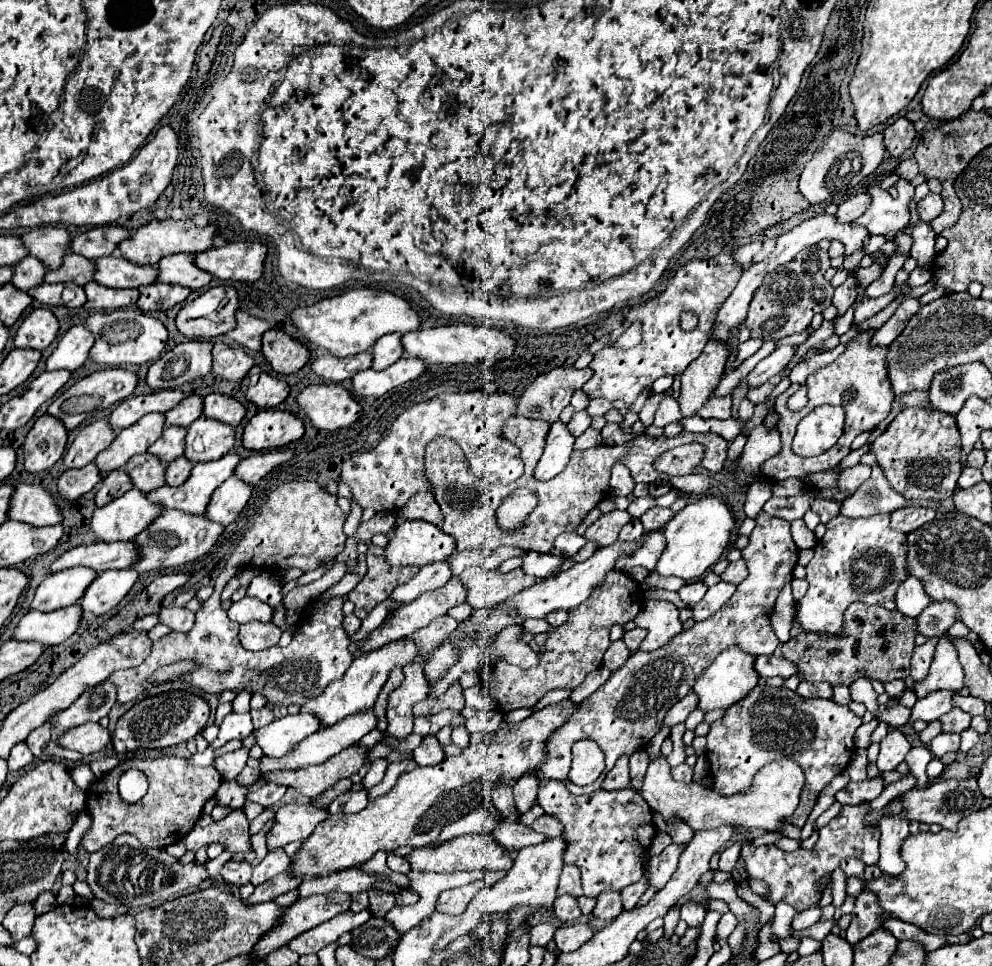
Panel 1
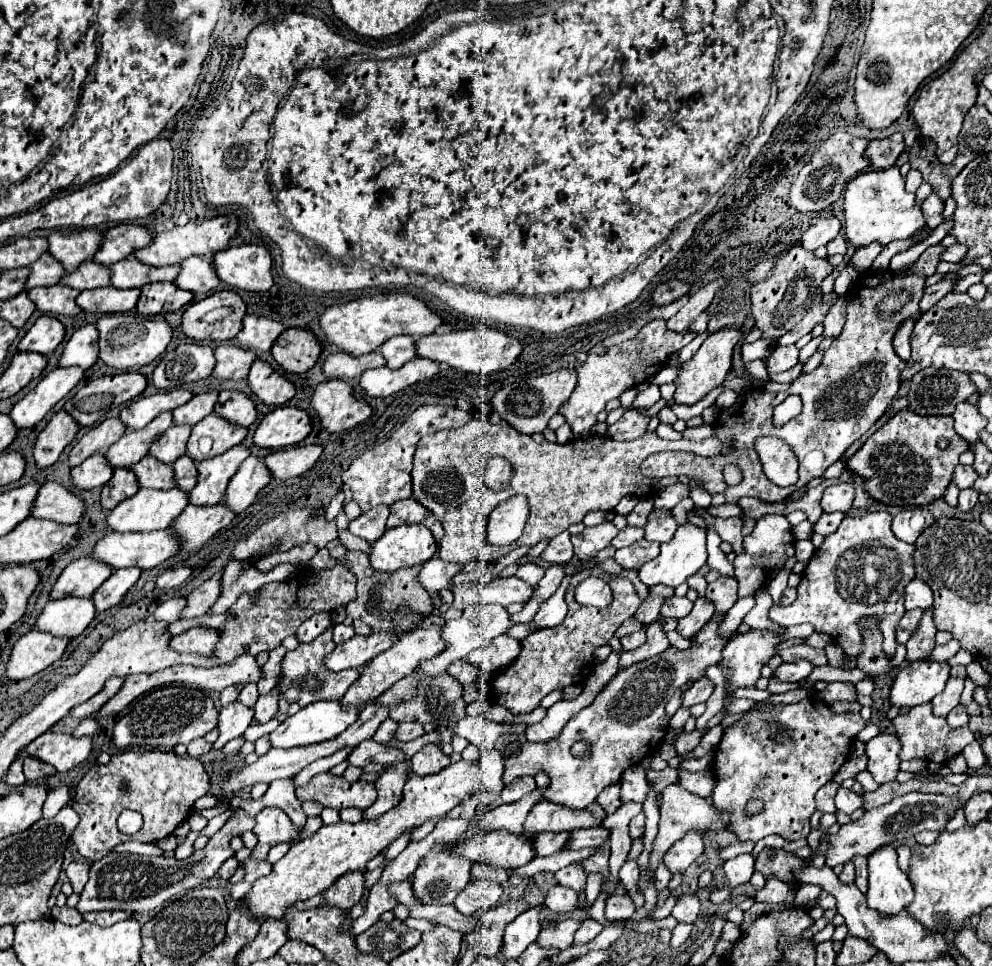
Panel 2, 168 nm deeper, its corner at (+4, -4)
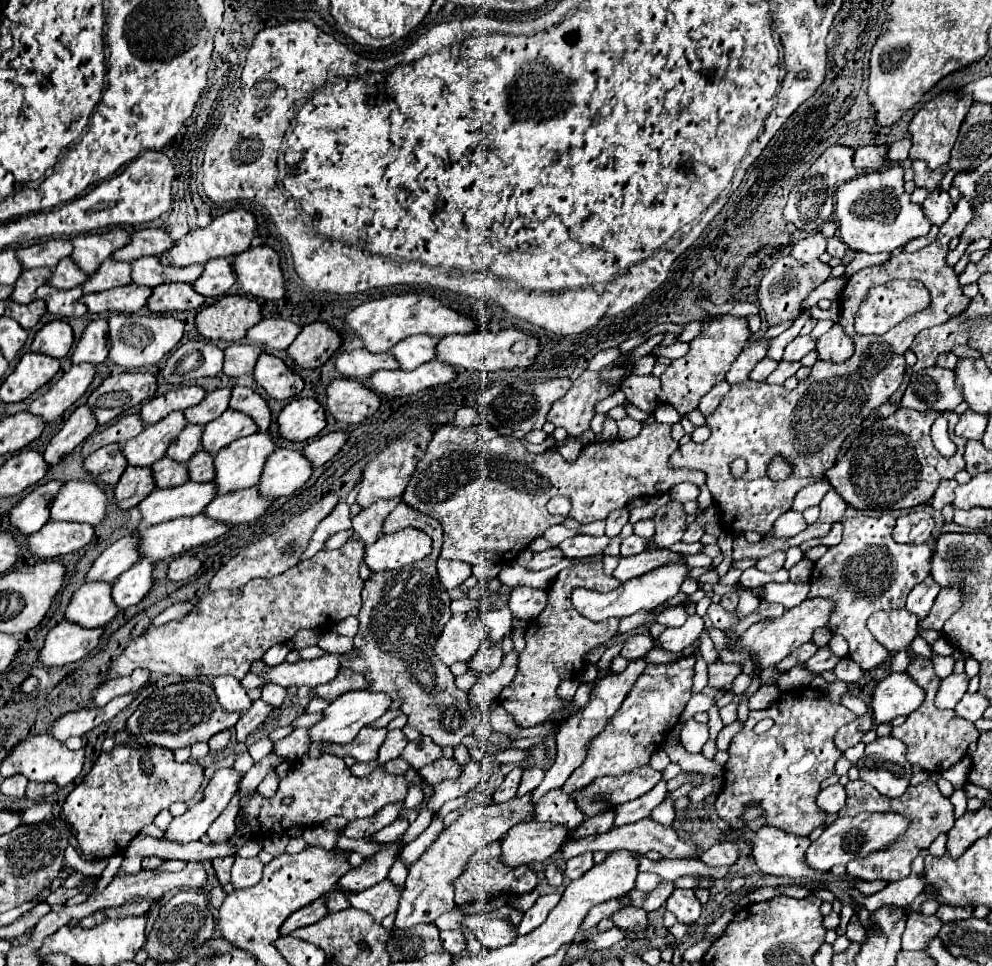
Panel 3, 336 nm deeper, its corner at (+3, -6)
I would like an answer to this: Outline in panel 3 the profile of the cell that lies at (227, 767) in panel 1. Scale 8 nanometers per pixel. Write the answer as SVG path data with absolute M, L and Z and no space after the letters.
M263 738L263 740L259 740L254 744L251 744L248 749L248 753L255 762L258 762L261 758L265 758L265 756L273 750L273 746L275 746L275 742L273 742L273 740Z

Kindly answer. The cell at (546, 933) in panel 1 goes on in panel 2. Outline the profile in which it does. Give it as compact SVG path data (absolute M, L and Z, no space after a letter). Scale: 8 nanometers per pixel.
M566 918L562 922L556 922L554 926L546 926L540 930L540 936L536 938L536 942L542 946L542 948L556 948L556 950L564 950L572 944L572 938L574 938L574 932L576 928L580 926L582 918L580 920L572 920L572 918Z

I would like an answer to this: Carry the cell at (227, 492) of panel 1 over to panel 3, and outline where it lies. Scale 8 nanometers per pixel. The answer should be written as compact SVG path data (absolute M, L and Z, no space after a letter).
M279 448L269 456L257 486L263 496L275 500L299 490L311 478L311 474L313 466L307 462L301 450Z

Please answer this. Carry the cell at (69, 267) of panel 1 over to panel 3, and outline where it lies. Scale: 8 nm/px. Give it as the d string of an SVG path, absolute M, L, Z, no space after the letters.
M107 258L101 264L101 268L81 286L81 290L89 294L89 292L111 290L111 288L125 286L125 284L131 284L131 264Z

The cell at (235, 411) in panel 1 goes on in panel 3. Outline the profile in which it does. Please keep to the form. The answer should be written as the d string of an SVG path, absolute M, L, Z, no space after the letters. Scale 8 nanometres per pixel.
M243 386L233 388L233 398L231 398L229 406L233 410L249 414L257 422L259 430L267 430L271 426L271 410L269 410L267 402L251 388L243 388Z

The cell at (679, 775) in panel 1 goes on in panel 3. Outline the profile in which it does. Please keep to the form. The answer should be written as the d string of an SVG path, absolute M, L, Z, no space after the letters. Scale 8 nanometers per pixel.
M641 766L629 774L621 774L621 778L597 778L593 786L577 790L577 794L573 794L573 802L587 818L597 816L647 794L659 780L661 772L651 766Z

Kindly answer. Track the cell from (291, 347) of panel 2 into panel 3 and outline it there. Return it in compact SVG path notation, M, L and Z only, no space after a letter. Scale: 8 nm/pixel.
M315 322L299 332L287 352L301 368L319 368L333 356L341 342L341 334L333 326Z

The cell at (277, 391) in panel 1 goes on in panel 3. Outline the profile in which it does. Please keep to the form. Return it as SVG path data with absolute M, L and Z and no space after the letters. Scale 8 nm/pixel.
M267 352L259 356L253 374L257 384L261 384L275 400L295 398L303 390L303 378L291 372L281 358Z

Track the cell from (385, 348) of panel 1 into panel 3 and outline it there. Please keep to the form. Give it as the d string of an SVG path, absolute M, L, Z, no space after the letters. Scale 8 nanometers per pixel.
M413 336L413 338L405 338L403 342L395 344L389 354L393 354L397 358L397 362L401 364L401 370L413 370L429 360L435 358L435 346L437 346L439 338L429 338L429 336Z

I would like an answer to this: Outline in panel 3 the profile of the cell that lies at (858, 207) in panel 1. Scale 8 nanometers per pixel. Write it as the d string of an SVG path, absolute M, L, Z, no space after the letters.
M815 232L815 234L809 234L803 240L799 240L793 246L791 256L797 258L799 262L811 262L811 260L817 260L825 252L825 246L827 246L827 240L823 238L823 234Z

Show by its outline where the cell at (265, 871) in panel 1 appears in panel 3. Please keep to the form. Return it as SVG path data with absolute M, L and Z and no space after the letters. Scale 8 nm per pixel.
M235 856L235 864L231 870L231 884L233 888L249 888L261 880L263 864L259 858L241 858Z

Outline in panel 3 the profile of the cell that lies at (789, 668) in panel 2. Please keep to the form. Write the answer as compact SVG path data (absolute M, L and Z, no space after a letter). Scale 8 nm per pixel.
M823 646L817 650L817 654L813 658L809 658L809 662L805 664L811 672L823 672L823 670L833 670L833 666L839 662L841 658L835 656L829 646Z

